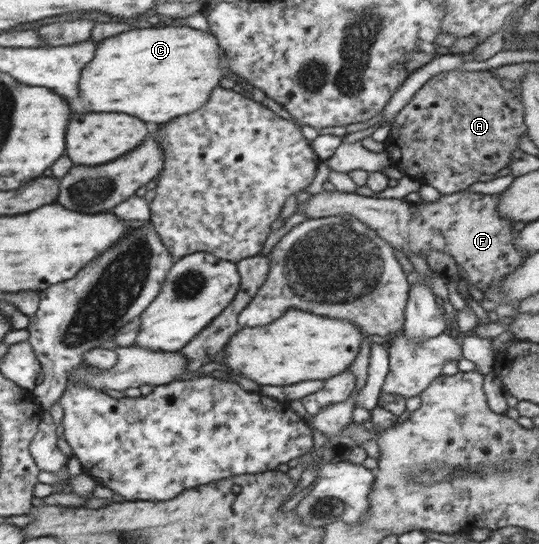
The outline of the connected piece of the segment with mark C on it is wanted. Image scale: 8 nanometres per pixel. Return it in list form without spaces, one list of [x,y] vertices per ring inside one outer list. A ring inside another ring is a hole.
[[[159,25],[157,29],[133,29],[103,39],[97,45],[95,61],[83,69],[83,81],[79,81],[79,89],[83,89],[83,109],[87,113],[127,113],[147,123],[167,123],[173,117],[190,115],[199,109],[207,101],[209,93],[217,88],[219,79],[225,76],[219,65],[219,47],[215,37],[186,26]]]

